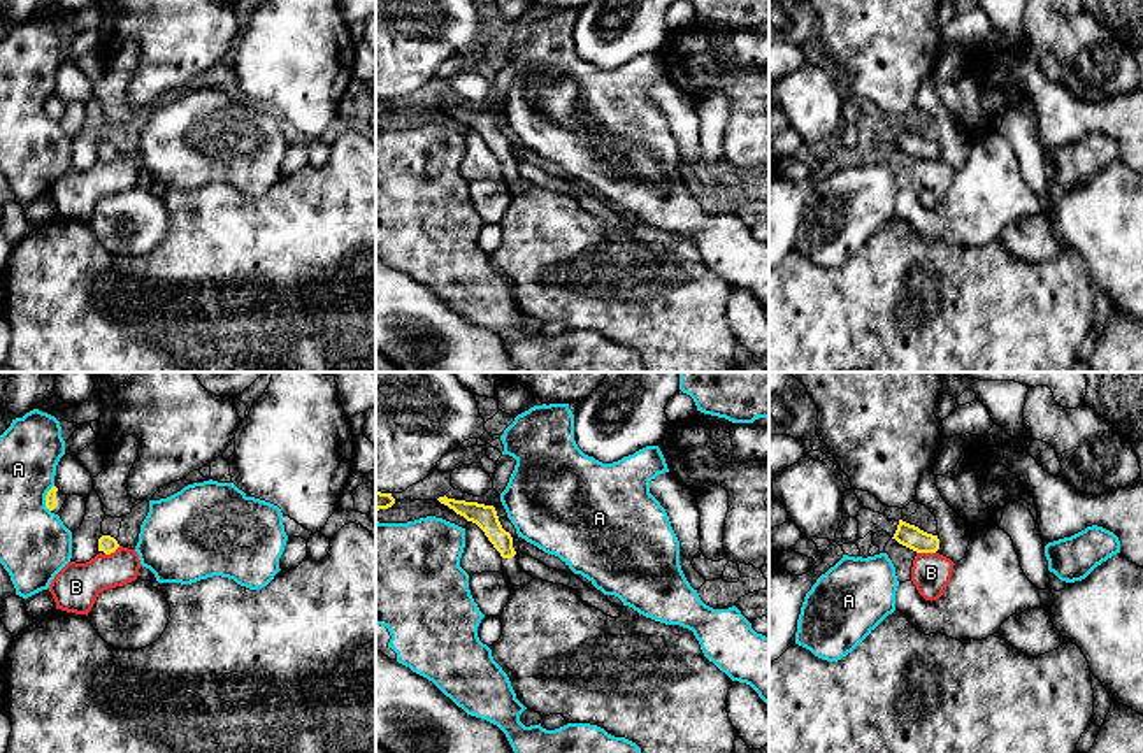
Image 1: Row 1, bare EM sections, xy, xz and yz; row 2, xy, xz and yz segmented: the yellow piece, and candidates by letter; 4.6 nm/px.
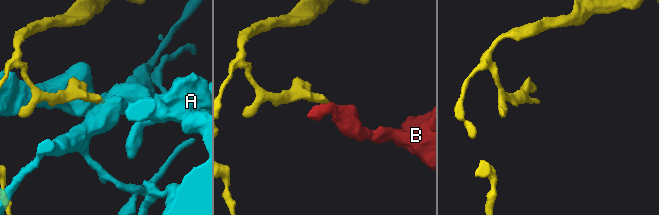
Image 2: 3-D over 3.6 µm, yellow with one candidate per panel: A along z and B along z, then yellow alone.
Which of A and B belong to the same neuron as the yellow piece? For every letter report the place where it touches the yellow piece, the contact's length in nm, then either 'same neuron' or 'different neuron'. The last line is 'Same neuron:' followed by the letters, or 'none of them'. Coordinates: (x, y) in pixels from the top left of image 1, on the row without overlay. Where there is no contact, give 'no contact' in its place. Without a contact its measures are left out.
A: xy (46, 106) | 130 nm | different neuron
B: yz (926, 158) | 90 nm | different neuron
Same neuron: none of them

